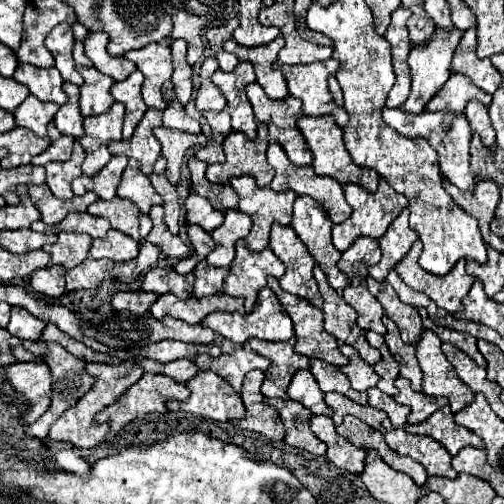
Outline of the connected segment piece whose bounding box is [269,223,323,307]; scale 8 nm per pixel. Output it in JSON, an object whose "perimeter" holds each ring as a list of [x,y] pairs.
{"perimeter":[[[273,223],[271,227],[271,243],[269,249],[285,263],[287,271],[279,279],[281,289],[289,291],[297,297],[307,299],[311,305],[321,307],[323,299],[319,295],[315,277],[313,277],[313,265],[315,259],[303,245],[303,241],[297,237],[291,225],[279,225]]]}

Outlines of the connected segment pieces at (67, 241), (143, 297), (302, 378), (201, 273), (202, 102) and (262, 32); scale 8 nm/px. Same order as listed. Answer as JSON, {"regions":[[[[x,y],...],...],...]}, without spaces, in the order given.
{"regions":[[[[59,233],[57,243],[47,247],[47,251],[51,253],[49,265],[63,265],[65,269],[77,267],[87,259],[91,241],[93,239],[85,233]]],[[[131,291],[131,293],[115,293],[111,303],[113,309],[117,311],[131,311],[135,315],[143,315],[149,311],[149,307],[155,303],[157,295],[155,293],[145,293],[145,291]]],[[[299,369],[295,373],[291,385],[287,387],[287,393],[291,399],[303,403],[315,415],[329,415],[331,413],[331,409],[323,401],[323,393],[321,393],[321,389],[309,369]]],[[[201,261],[193,273],[195,273],[193,297],[207,297],[221,291],[223,279],[229,275],[229,267],[211,267],[207,265],[207,261]]],[[[207,57],[199,69],[199,91],[195,97],[197,109],[203,111],[221,111],[225,107],[225,97],[221,91],[211,83],[211,75],[219,69],[215,57]]],[[[241,7],[239,9],[239,27],[233,33],[233,39],[243,47],[259,47],[273,41],[279,35],[277,27],[263,27],[257,19],[261,7]]]]}

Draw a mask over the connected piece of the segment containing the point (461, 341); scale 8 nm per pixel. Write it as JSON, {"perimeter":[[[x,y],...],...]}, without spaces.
{"perimeter":[[[421,307],[419,309],[419,315],[421,315],[421,319],[423,319],[423,327],[425,329],[431,329],[433,333],[437,333],[437,337],[441,339],[441,341],[447,341],[447,343],[453,343],[455,347],[459,347],[461,351],[465,351],[479,367],[483,367],[485,369],[485,365],[487,365],[487,361],[485,361],[485,357],[479,353],[479,349],[477,349],[477,339],[475,337],[471,337],[471,335],[467,335],[467,333],[459,333],[459,331],[453,331],[453,329],[447,329],[447,327],[441,327],[441,325],[437,325],[437,323],[433,323],[431,319],[429,319],[429,315],[425,313],[425,309]]]}

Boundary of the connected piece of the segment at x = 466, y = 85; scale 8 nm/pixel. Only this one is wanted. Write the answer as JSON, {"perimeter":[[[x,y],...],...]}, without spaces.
{"perimeter":[[[451,75],[449,81],[443,85],[443,89],[429,101],[425,107],[427,111],[451,111],[451,113],[463,113],[465,105],[475,99],[481,101],[485,107],[493,101],[491,95],[485,95],[479,87],[475,87],[465,75]]]}

